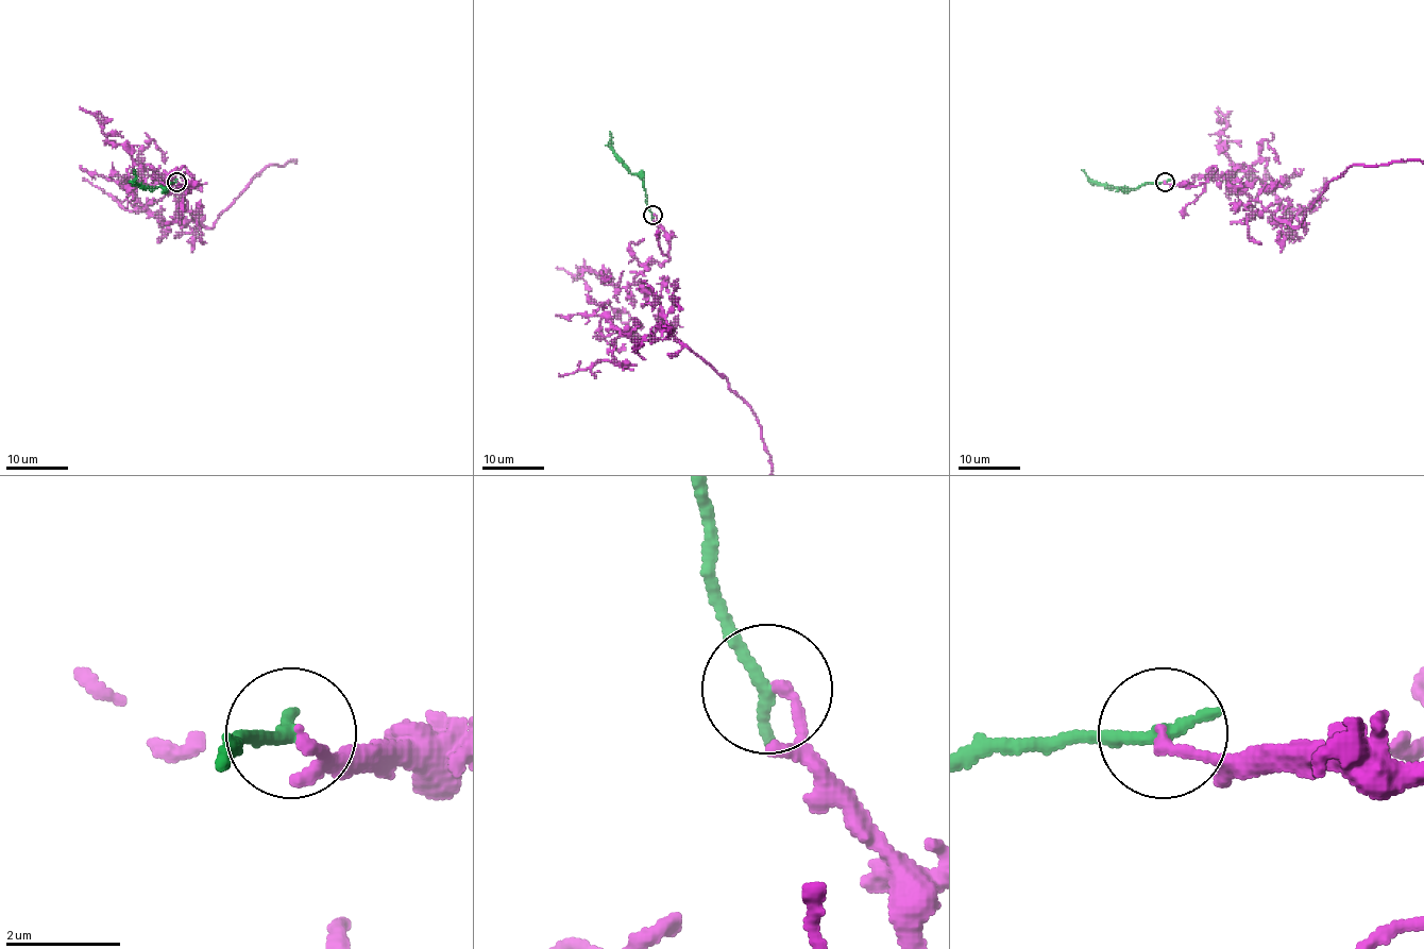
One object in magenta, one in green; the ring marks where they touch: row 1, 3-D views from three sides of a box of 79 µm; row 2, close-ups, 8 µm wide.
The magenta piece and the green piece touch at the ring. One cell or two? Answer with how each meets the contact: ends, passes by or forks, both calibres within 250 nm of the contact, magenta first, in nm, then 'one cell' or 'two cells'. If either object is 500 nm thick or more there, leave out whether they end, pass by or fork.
magenta ends; green ends; calibres 200 and 280 nm; two cells

